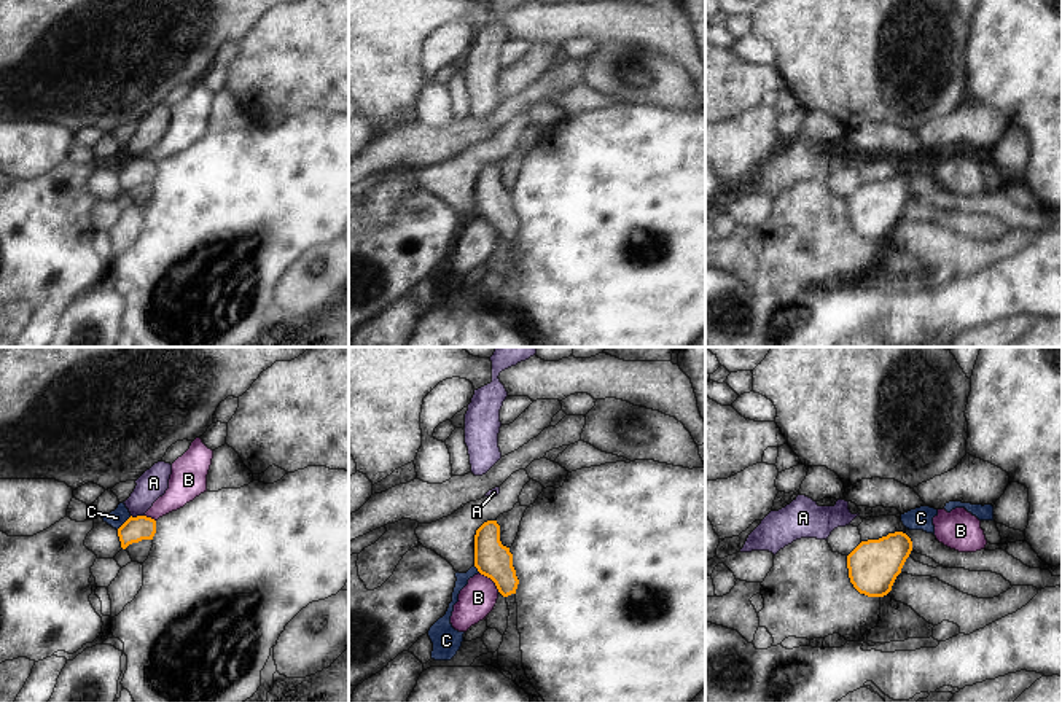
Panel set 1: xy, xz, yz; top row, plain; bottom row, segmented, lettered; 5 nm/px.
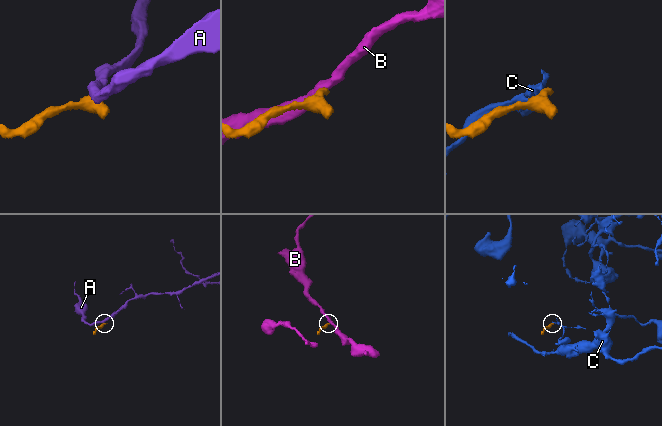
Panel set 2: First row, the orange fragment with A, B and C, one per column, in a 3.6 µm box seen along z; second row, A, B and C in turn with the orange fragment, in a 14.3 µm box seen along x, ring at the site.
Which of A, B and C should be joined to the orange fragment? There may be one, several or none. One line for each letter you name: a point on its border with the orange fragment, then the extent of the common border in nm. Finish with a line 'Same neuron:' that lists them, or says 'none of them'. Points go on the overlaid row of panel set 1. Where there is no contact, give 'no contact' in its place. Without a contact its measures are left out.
Same neuron: none of them

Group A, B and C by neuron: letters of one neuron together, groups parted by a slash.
A / B / C

